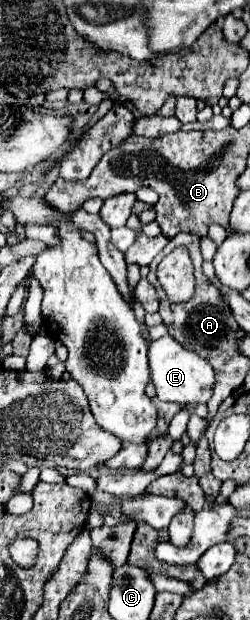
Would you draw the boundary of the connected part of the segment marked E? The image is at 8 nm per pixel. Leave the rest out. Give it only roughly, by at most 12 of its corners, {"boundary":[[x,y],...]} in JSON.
{"boundary":[[169,335],[151,341],[159,401],[207,403],[214,370]]}

